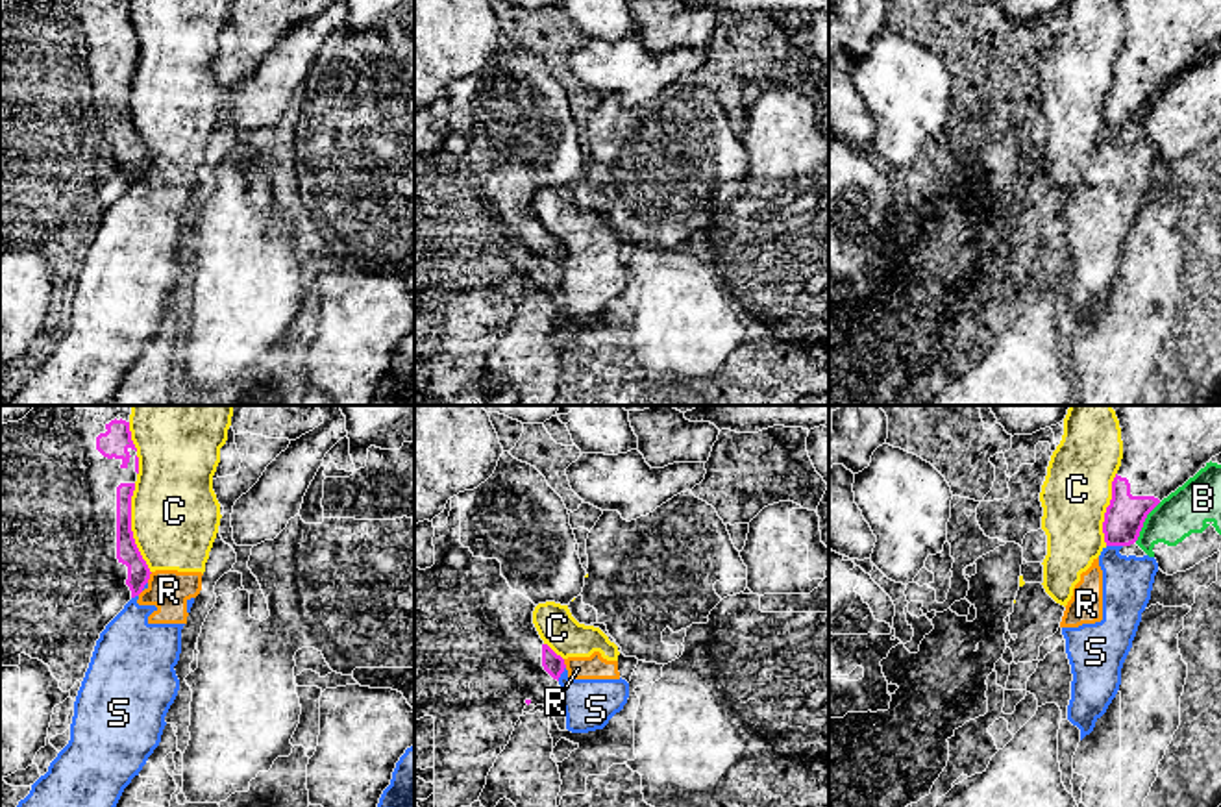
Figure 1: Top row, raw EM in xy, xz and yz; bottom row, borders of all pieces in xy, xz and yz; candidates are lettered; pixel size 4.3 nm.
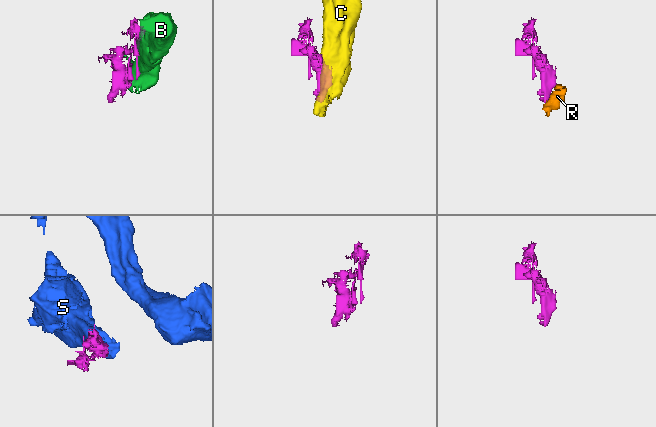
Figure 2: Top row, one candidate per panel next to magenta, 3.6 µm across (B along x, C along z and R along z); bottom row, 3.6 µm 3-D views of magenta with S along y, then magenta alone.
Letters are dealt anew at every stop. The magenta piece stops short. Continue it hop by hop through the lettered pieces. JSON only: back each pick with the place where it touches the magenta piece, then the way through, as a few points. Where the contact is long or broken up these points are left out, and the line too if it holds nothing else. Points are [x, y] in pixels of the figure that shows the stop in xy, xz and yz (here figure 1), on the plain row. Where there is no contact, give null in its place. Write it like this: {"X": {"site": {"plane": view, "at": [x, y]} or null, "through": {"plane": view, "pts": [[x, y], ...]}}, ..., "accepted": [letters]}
{"accepted": []}

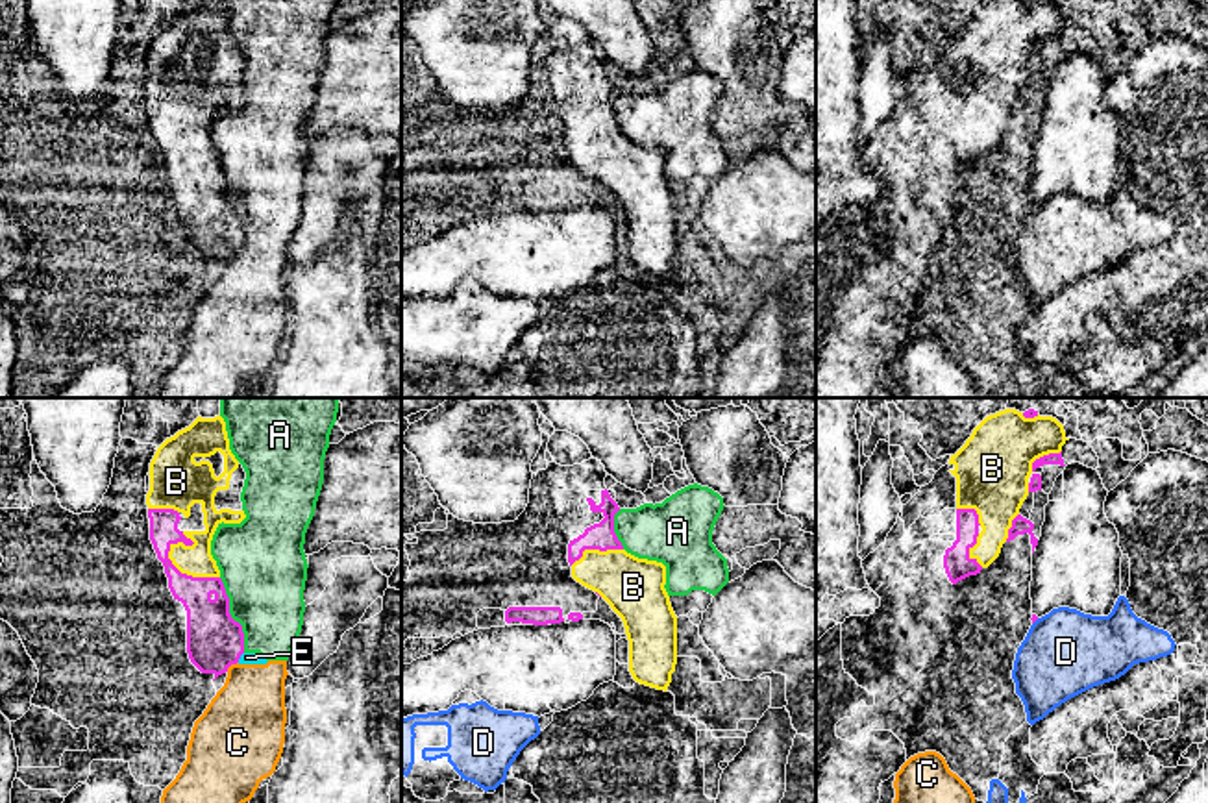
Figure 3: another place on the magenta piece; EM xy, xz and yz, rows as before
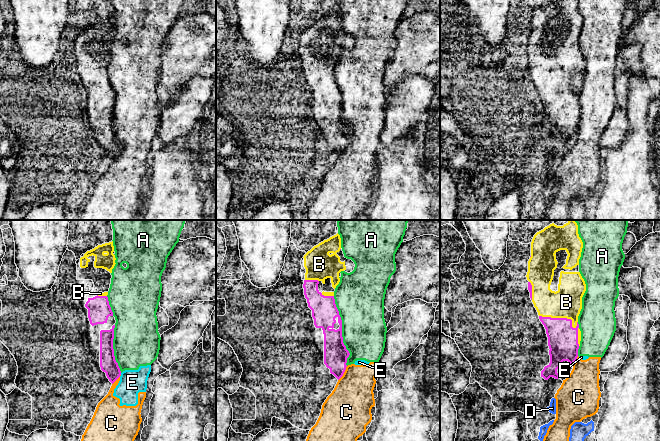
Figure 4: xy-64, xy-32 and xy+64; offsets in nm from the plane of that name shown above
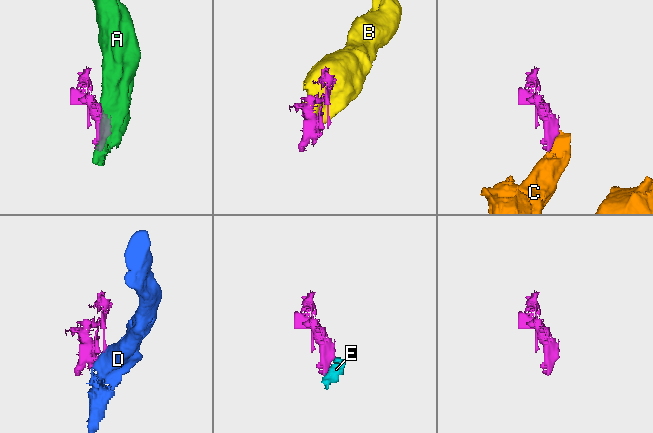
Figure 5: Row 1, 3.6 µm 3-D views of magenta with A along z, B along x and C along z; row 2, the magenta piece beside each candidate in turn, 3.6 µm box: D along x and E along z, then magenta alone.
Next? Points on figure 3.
{"B": {"site": {"plane": "xy", "at": [185, 160]}}, "accepted": ["B"]}

